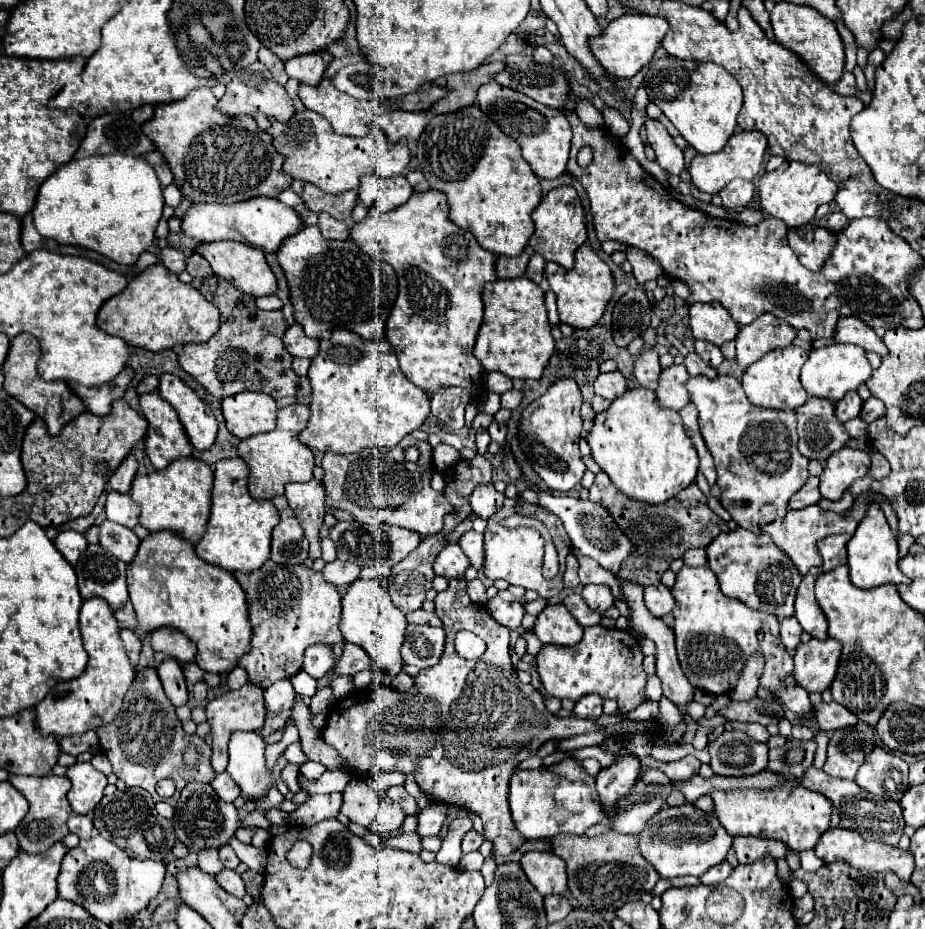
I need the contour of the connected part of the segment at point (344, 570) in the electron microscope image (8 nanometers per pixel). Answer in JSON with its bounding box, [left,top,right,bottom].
[322,559,360,587]

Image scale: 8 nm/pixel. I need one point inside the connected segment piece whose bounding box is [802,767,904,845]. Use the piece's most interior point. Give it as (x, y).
(875, 819)

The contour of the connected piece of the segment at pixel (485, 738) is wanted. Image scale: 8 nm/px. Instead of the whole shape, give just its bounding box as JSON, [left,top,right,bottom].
[322,577,596,857]

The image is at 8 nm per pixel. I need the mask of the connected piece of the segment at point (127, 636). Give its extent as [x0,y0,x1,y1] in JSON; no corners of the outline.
[120,629,142,665]

